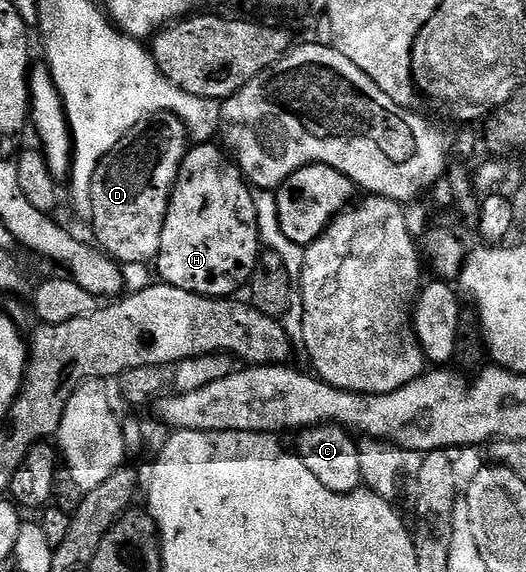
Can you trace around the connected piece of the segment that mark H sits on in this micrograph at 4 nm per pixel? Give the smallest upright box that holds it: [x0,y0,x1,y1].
[157,143,261,298]

